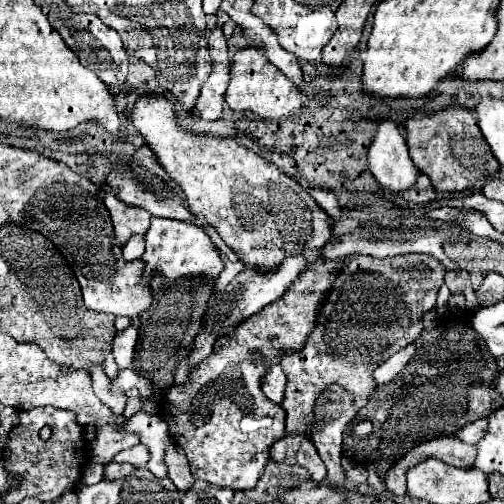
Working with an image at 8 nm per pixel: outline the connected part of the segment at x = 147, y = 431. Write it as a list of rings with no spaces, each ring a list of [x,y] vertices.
[[[139,411],[135,413],[127,425],[125,431],[129,433],[137,433],[141,437],[141,443],[149,449],[151,459],[147,463],[147,469],[151,473],[155,473],[157,477],[165,479],[167,477],[167,465],[165,465],[165,451],[171,445],[171,437],[169,437],[169,429],[167,423],[163,421],[161,415],[151,415],[147,411]]]

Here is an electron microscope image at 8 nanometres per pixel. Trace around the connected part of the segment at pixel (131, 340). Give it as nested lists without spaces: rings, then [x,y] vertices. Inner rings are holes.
[[[129,327],[127,331],[121,331],[115,335],[113,339],[113,355],[115,355],[115,361],[121,369],[127,369],[131,367],[133,359],[135,359],[135,345],[137,345],[137,329],[135,327]]]

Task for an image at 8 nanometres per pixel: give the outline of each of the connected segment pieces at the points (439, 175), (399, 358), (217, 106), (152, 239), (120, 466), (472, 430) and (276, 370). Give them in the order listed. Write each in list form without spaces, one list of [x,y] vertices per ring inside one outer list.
[[[449,105],[427,115],[419,111],[417,115],[409,117],[405,121],[405,139],[413,163],[431,179],[439,193],[469,189],[477,179],[489,173],[497,173],[499,169],[495,155],[491,153],[485,137],[477,127],[475,113],[459,105]]]
[[[417,339],[415,343],[411,343],[409,347],[405,347],[405,349],[401,349],[401,351],[397,351],[395,355],[391,355],[383,365],[379,365],[377,369],[375,369],[375,373],[373,373],[373,377],[375,377],[375,383],[389,383],[405,365],[407,365],[407,361],[417,353],[421,349],[421,339]]]
[[[215,25],[215,31],[209,37],[209,53],[211,53],[211,75],[203,83],[203,89],[199,93],[199,99],[195,103],[195,113],[199,113],[203,119],[219,119],[221,109],[225,103],[225,91],[229,77],[229,51],[227,41],[223,37],[223,31],[219,25]]]
[[[151,219],[151,227],[145,233],[145,253],[141,259],[145,261],[145,281],[151,281],[155,271],[163,275],[165,283],[185,275],[201,275],[207,281],[217,281],[223,271],[223,261],[219,259],[209,235],[201,227],[179,219]]]
[[[109,463],[105,465],[105,473],[103,473],[103,479],[109,479],[109,481],[115,481],[115,479],[125,479],[135,467],[133,465],[127,465],[127,463]]]
[[[487,419],[473,421],[473,423],[465,425],[463,429],[459,429],[455,435],[457,435],[461,441],[465,441],[465,443],[475,445],[475,443],[483,437],[483,433],[487,433]]]
[[[271,365],[269,373],[265,373],[265,377],[263,377],[263,393],[269,397],[269,401],[273,401],[273,403],[283,401],[285,381],[287,379],[285,379],[281,365]]]

